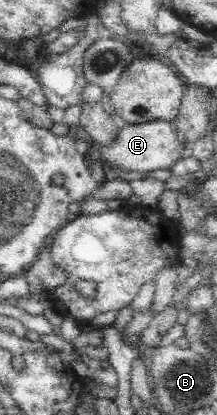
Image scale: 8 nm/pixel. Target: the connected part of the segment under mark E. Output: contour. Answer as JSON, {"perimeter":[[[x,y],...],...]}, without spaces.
{"perimeter":[[[166,120],[126,125],[109,145],[102,145],[102,150],[100,150],[103,164],[120,166],[124,170],[134,170],[134,172],[168,169],[177,160],[189,155],[189,151],[182,135],[178,135],[175,122]]]}

